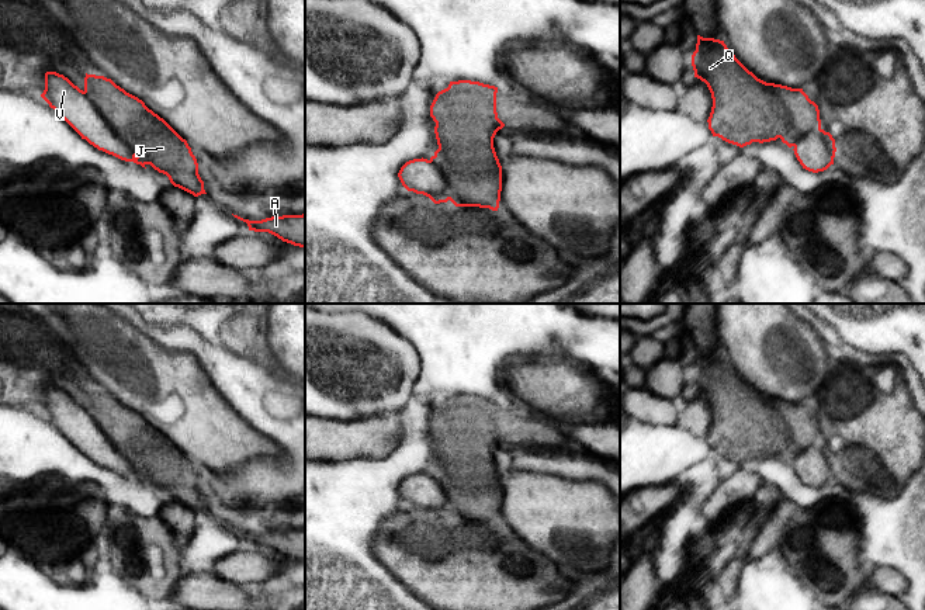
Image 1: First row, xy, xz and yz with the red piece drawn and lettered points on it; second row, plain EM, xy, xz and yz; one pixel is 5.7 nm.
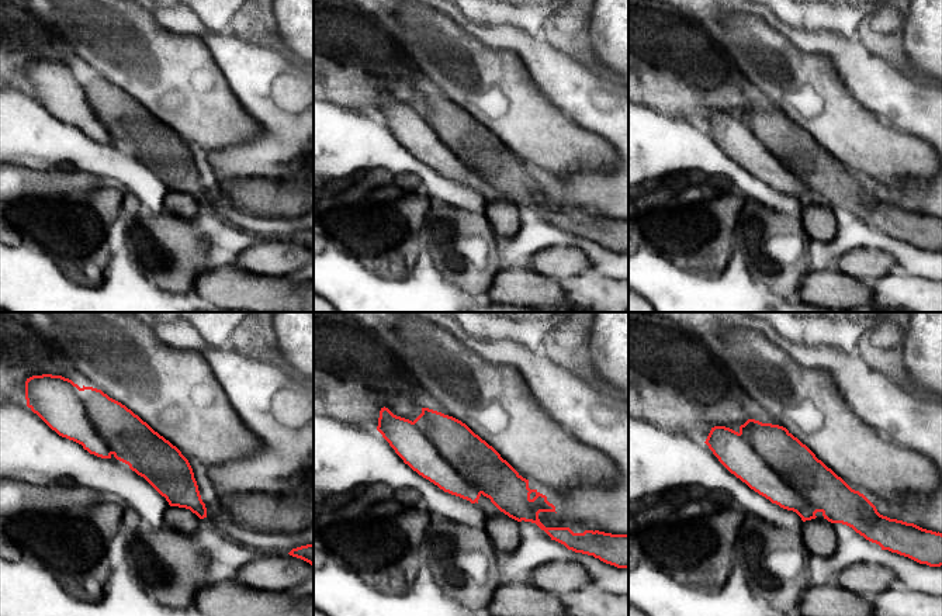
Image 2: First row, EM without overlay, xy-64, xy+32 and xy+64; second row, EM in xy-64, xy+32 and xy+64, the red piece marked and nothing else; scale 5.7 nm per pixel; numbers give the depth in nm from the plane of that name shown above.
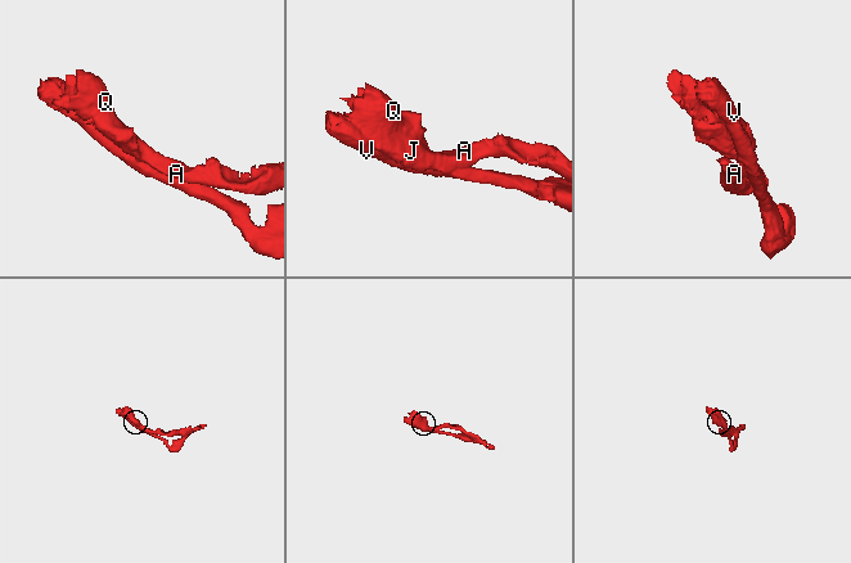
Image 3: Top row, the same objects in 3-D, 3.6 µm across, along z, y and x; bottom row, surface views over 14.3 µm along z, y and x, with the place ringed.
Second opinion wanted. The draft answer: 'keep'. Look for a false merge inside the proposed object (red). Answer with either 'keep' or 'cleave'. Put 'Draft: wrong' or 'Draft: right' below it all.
cleave
Draft: wrong

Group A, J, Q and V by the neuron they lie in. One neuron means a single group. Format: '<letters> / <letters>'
A J Q / V

